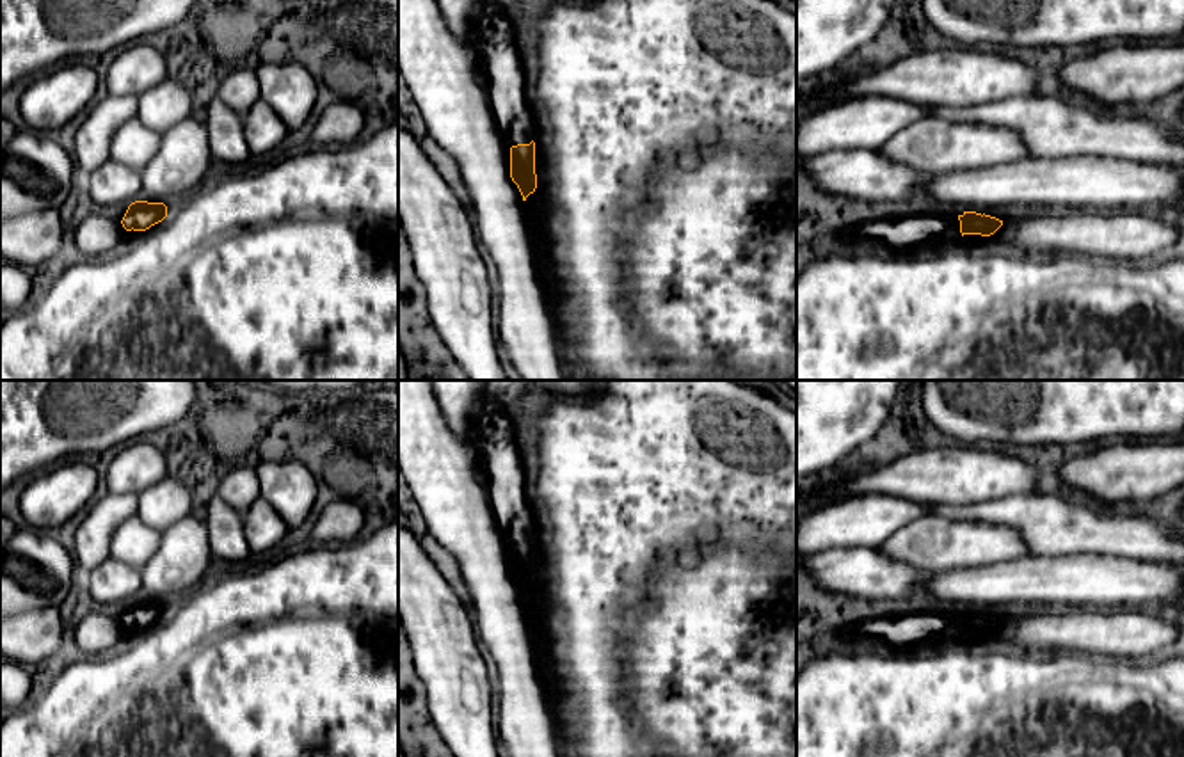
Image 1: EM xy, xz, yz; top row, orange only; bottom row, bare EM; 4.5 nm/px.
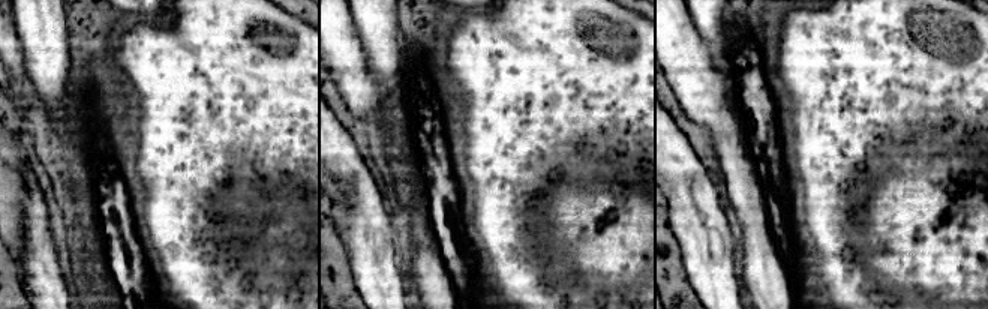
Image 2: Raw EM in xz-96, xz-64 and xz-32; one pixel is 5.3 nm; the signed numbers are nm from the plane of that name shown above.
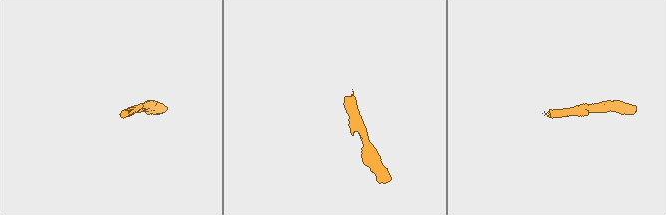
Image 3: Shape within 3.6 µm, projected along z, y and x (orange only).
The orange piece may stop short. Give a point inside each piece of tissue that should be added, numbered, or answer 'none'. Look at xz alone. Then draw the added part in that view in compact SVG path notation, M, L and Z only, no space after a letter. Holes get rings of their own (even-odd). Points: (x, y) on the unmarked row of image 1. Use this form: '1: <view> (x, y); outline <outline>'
1: xz (504, 478); outline M487 400L476 407L473 441L498 528L510 546L530 542L535 533L535 517L514 446L512 423Z

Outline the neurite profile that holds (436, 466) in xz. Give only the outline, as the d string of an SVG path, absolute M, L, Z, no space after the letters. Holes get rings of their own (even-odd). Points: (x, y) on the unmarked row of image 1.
M398 380L398 464L430 535L457 560L469 590L475 631L492 668L494 725L503 757L558 757L539 663L532 647L528 610L517 583L510 576L510 544L498 528L489 492L476 478L466 446L450 430L441 412L430 380Z

